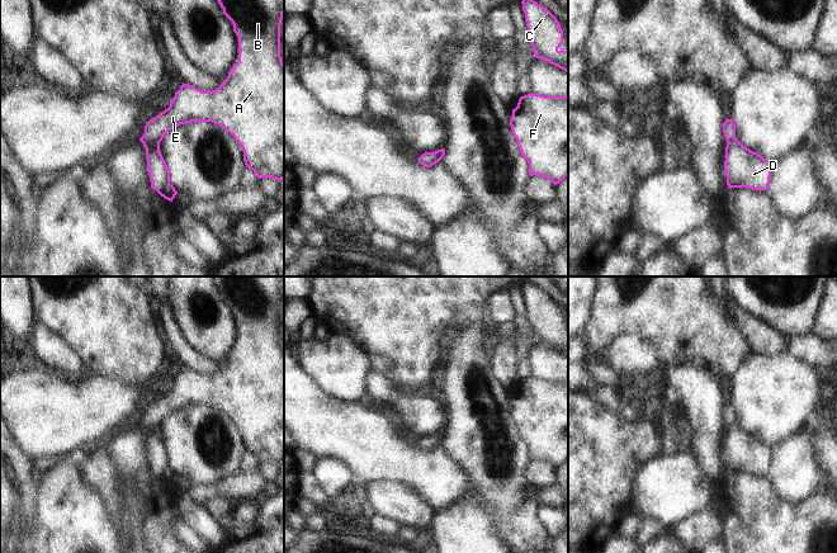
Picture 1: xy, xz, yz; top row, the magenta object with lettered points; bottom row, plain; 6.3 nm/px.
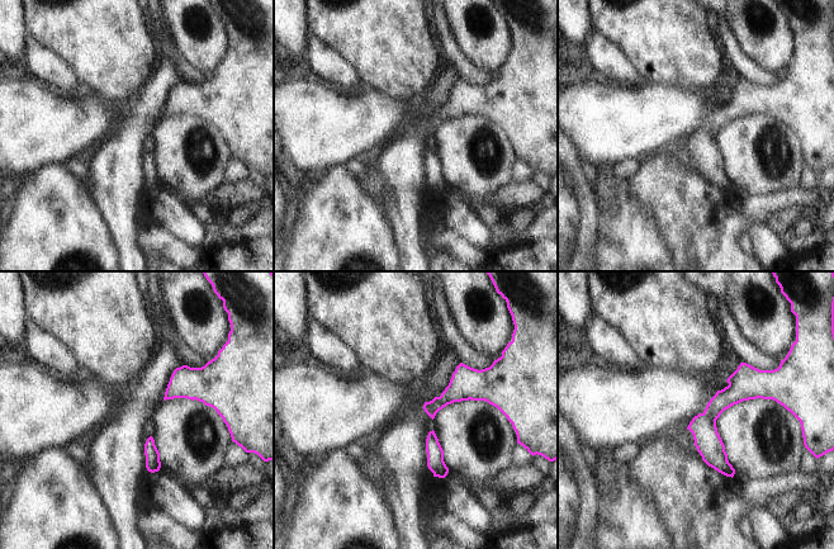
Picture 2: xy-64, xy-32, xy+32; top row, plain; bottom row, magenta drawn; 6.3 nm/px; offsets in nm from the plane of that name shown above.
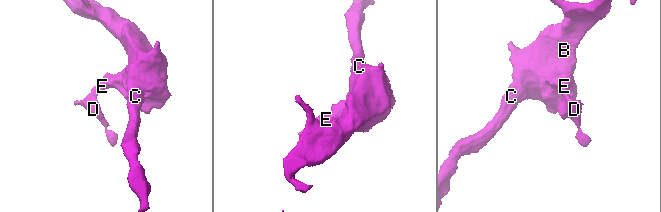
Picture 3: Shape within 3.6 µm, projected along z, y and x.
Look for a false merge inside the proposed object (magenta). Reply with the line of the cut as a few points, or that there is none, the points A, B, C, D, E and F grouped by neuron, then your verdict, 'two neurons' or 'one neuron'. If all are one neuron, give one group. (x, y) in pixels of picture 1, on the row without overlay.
cut none; groups A B C D E F; one neuron

